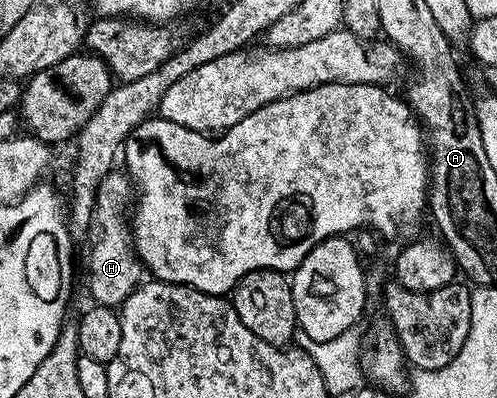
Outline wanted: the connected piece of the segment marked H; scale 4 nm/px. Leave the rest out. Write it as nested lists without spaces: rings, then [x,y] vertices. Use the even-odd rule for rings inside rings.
[[[112,171],[96,191],[89,230],[91,250],[87,253],[87,289],[94,304],[122,306],[123,301],[145,280],[145,266],[135,254],[129,228],[129,202],[132,197],[133,182],[123,171]]]

